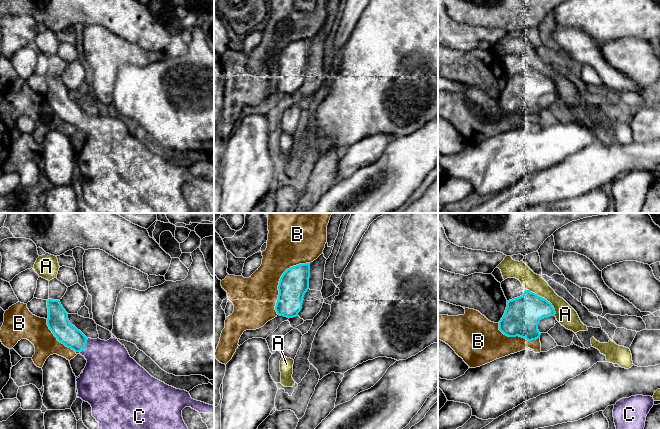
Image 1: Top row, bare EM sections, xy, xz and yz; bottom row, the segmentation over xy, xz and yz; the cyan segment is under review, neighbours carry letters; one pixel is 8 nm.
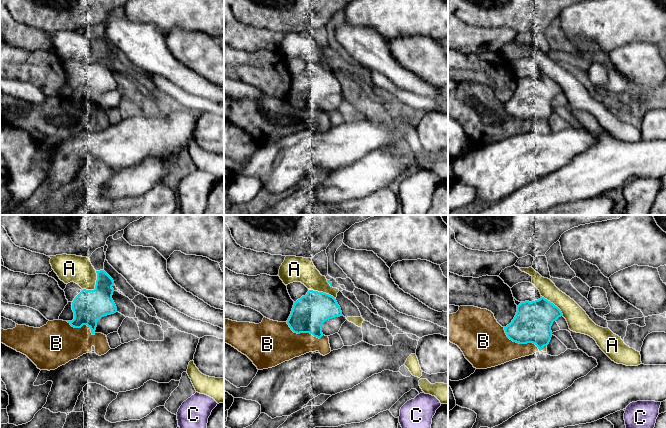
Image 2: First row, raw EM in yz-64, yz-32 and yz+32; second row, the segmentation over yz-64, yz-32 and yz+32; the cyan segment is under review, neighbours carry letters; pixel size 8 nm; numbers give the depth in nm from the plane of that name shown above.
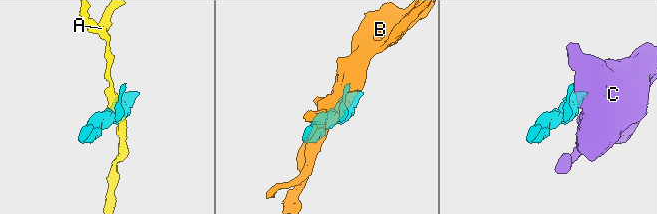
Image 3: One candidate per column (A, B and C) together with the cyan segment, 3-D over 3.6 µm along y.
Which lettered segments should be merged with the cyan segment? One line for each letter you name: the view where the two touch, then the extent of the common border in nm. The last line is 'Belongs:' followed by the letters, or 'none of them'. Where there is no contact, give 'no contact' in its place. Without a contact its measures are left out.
C: meets cyan in xy; contact 140 nm long
Belongs: C

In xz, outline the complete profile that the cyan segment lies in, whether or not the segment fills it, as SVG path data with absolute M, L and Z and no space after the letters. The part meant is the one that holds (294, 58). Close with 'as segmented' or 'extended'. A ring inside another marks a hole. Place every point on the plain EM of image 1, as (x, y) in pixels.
M310 39L287 45L281 52L275 86L278 91L293 94L302 85L302 77L309 65Z; as segmented

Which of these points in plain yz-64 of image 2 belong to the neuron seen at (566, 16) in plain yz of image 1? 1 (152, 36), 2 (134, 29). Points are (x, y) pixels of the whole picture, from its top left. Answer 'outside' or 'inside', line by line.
1: outside
2: outside

